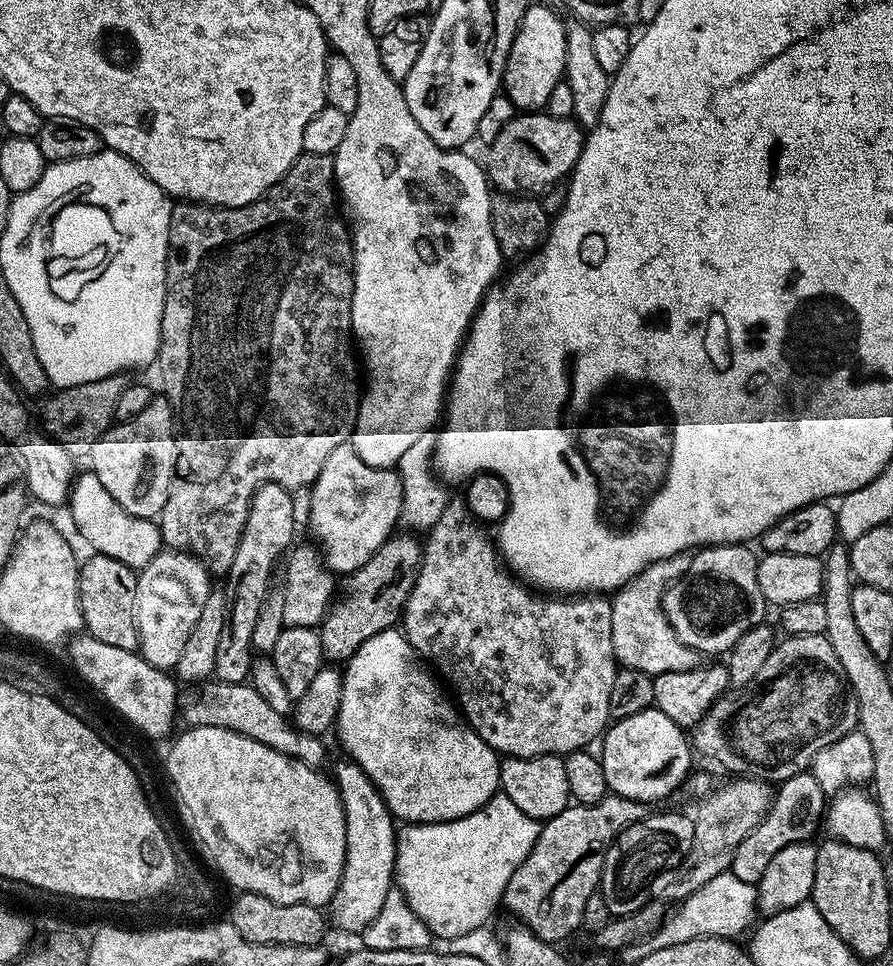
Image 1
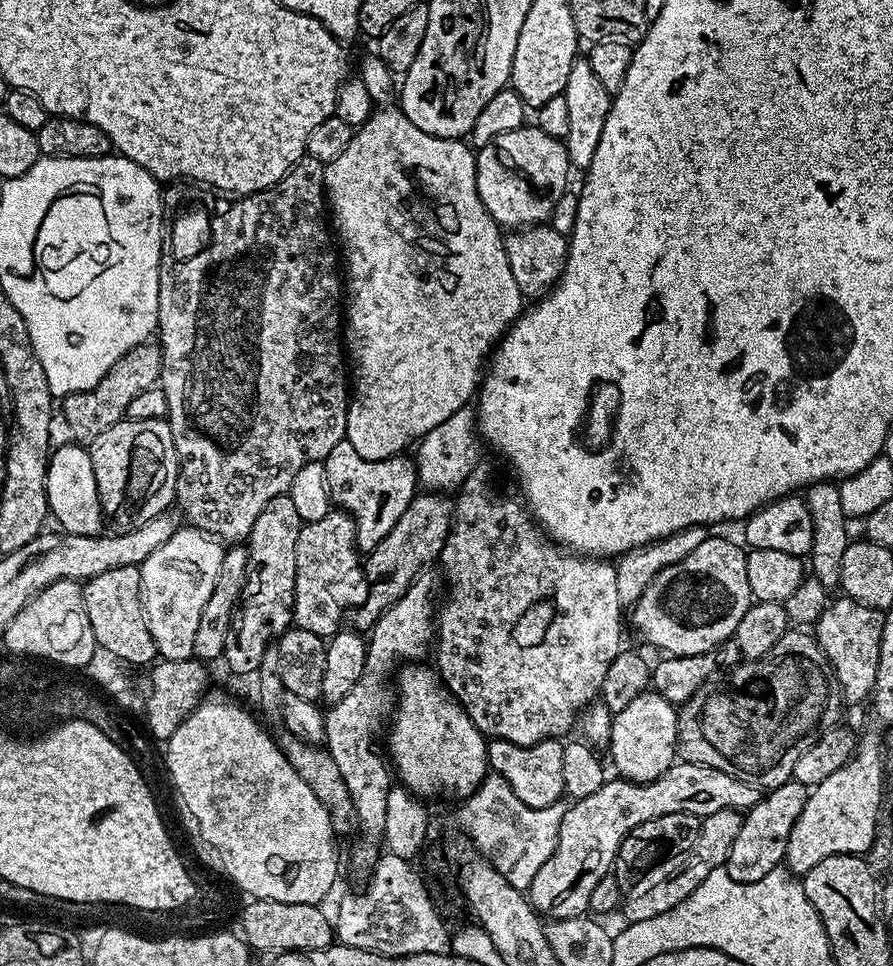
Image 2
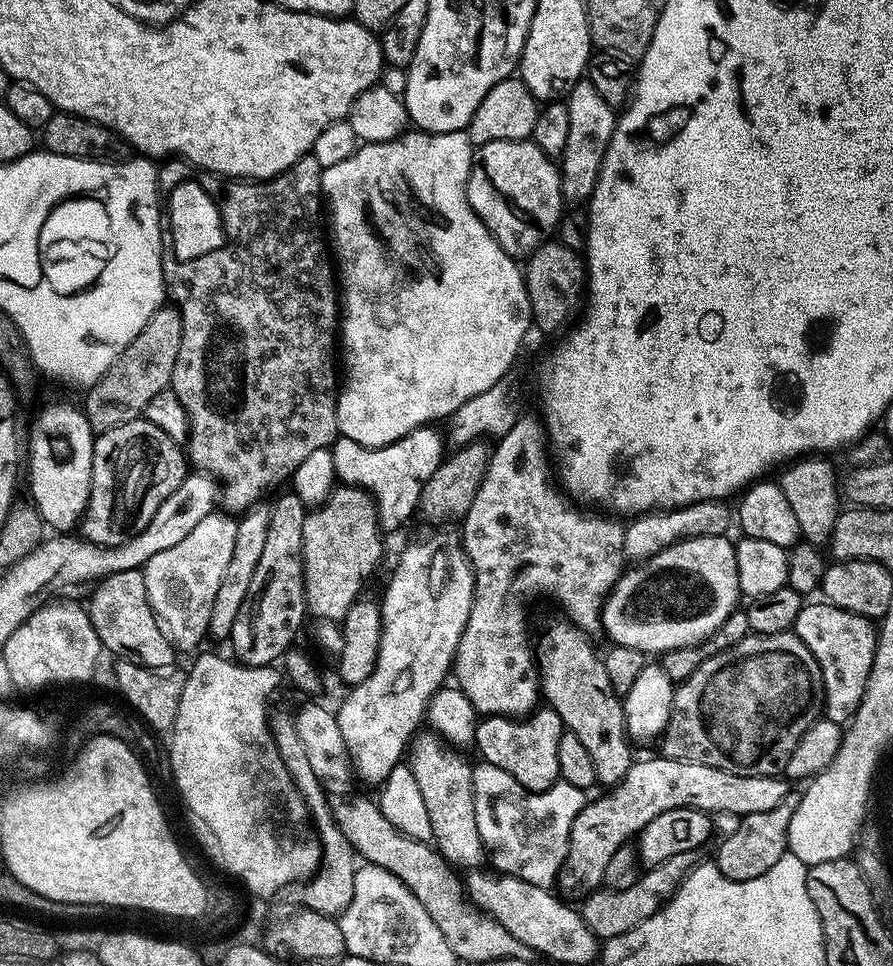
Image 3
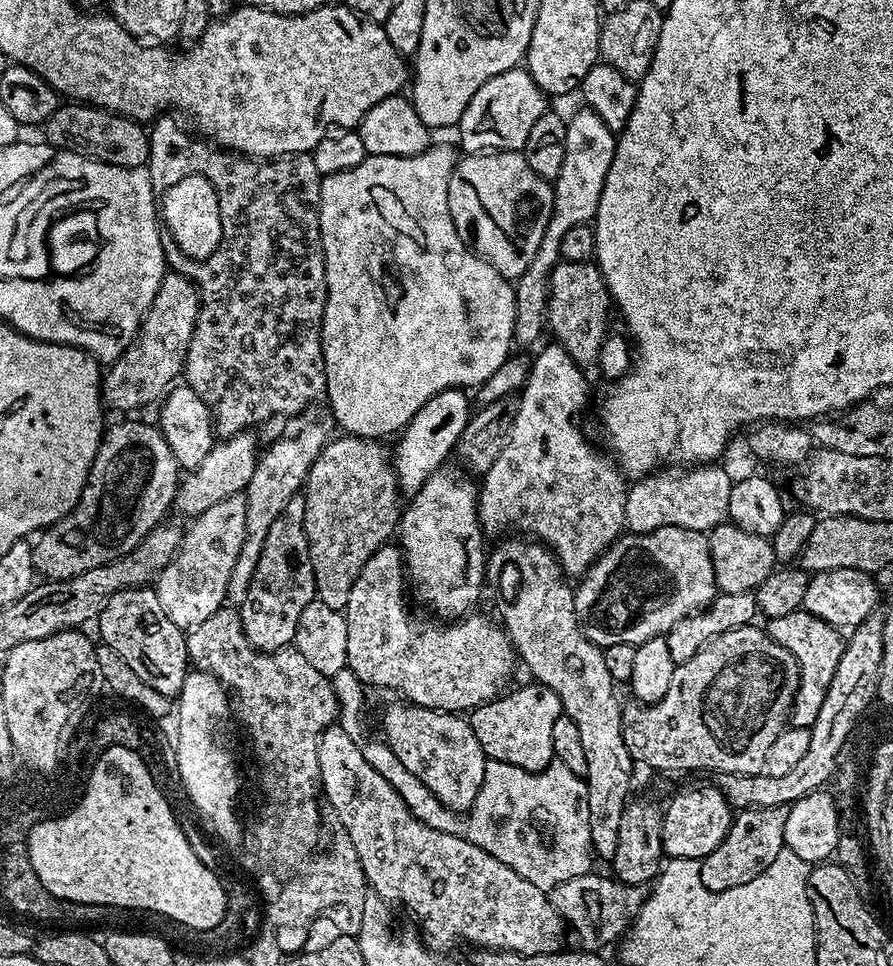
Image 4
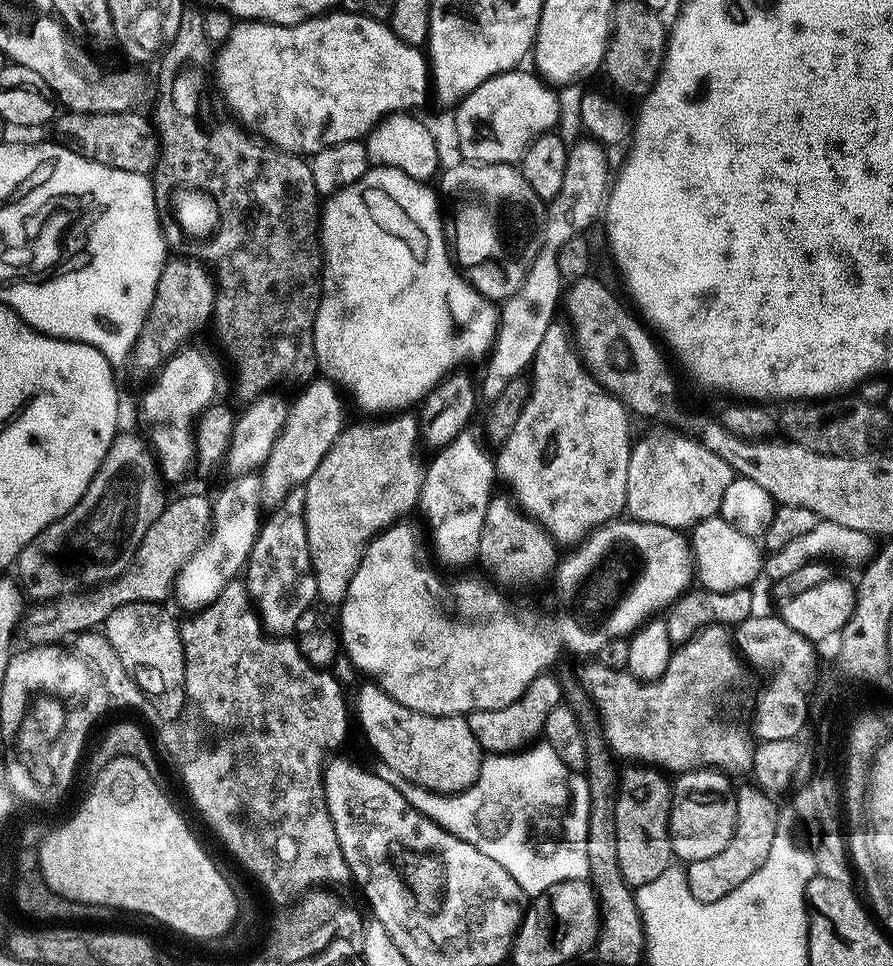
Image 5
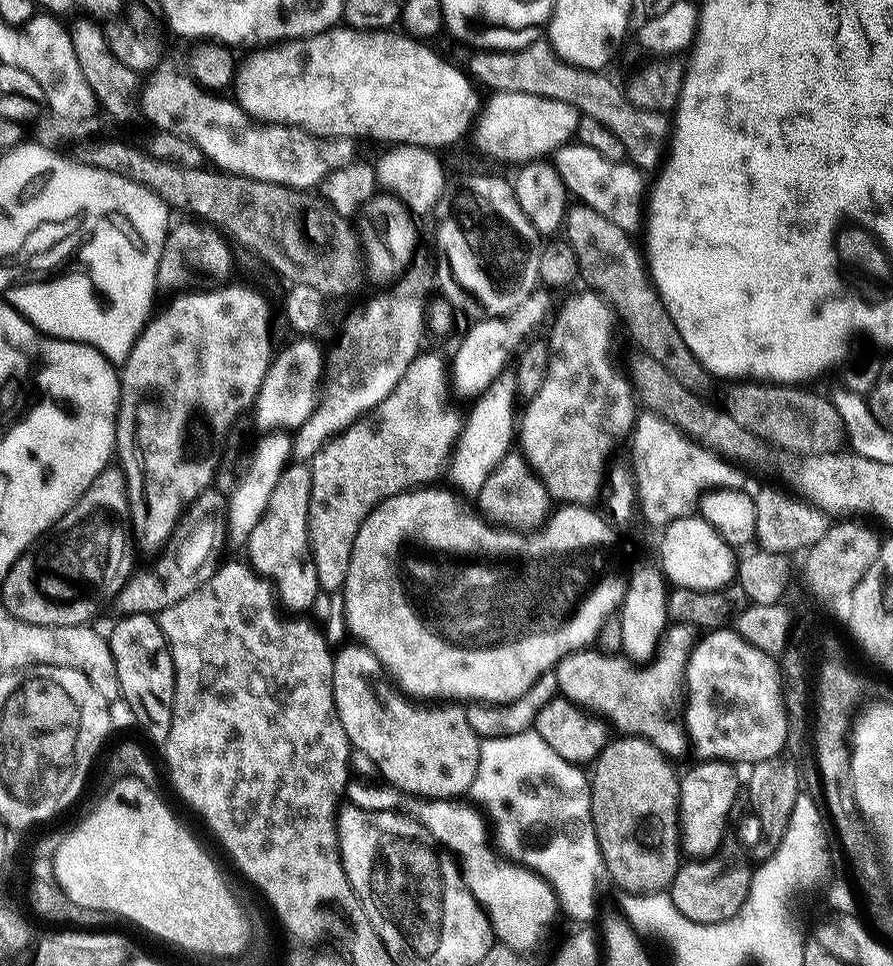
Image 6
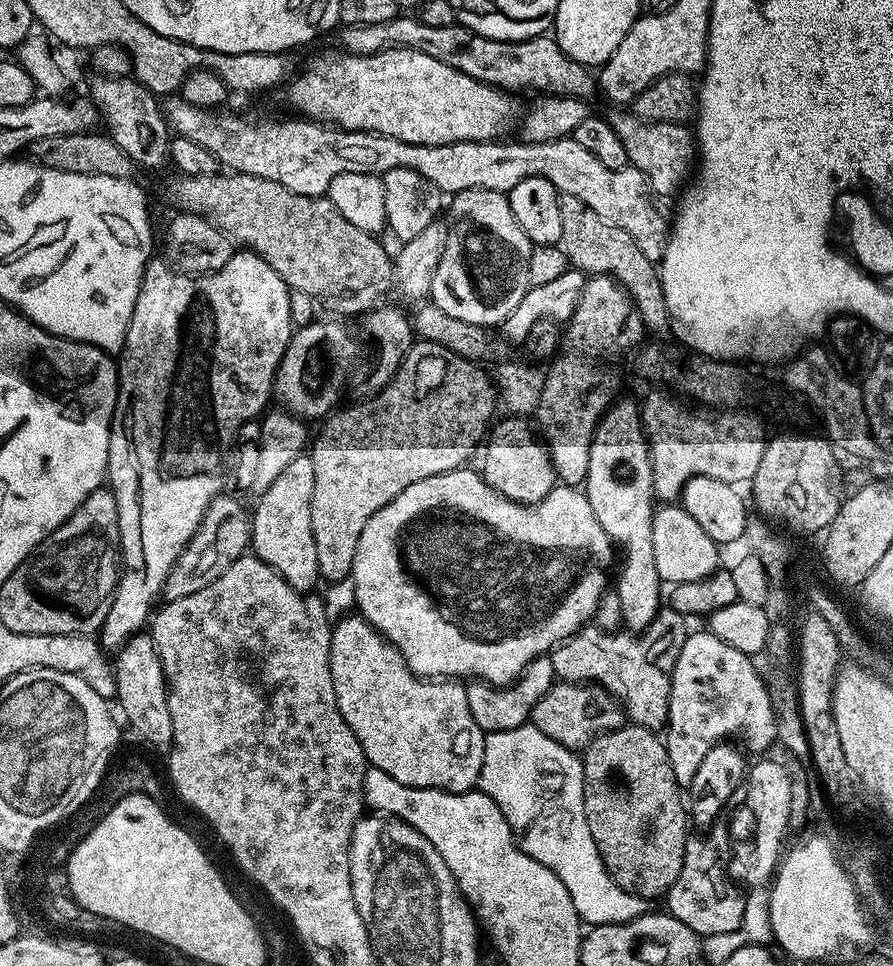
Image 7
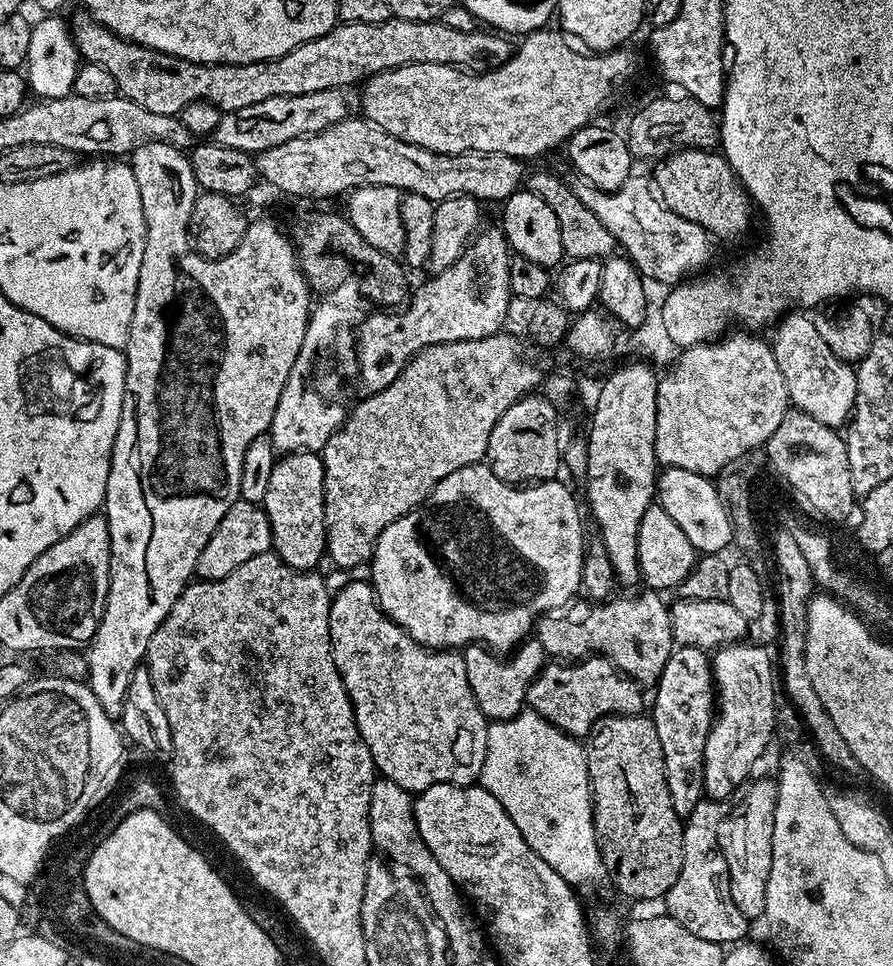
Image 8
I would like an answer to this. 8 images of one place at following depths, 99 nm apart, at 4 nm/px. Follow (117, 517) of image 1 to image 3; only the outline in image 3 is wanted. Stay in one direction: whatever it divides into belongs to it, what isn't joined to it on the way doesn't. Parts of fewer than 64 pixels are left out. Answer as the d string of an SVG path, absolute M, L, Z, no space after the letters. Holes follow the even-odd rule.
M52 404L40 412L28 436L28 468L36 472L36 485L28 488L45 525L52 530L72 530L88 504L92 481L94 433L83 411L72 404Z

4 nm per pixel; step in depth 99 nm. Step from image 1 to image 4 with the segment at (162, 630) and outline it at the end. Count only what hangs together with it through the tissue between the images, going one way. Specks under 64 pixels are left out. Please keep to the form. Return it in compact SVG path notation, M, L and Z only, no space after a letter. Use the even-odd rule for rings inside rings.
M231 496L229 500L218 502L218 506L210 506L210 510L189 524L192 525L183 533L180 551L154 581L156 597L162 602L162 610L166 610L166 618L185 630L202 626L210 614L225 607L227 582L246 534L245 497Z

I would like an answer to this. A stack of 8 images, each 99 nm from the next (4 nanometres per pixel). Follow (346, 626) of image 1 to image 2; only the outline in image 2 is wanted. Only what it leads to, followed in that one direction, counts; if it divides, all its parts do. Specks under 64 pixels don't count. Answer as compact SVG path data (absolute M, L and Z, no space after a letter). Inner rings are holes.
M421 491L406 506L402 518L394 522L394 530L374 546L374 550L367 553L363 561L364 576L368 579L368 597L364 604L351 609L351 627L355 631L367 633L378 622L381 614L391 604L398 602L402 594L413 584L417 576L425 571L432 563L435 565L440 559L440 551L444 549L446 538L452 532L452 517L454 515L454 504L448 496L439 491Z

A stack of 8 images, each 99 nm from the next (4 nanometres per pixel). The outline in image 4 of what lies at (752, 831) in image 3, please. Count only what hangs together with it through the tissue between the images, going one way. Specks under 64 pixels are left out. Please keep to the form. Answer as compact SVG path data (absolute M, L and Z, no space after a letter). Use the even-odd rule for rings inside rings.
M789 805L770 806L769 808L746 808L737 811L732 818L732 825L722 838L718 850L700 861L700 877L711 892L730 890L734 886L746 886L746 882L754 882L780 851L786 847L786 818Z

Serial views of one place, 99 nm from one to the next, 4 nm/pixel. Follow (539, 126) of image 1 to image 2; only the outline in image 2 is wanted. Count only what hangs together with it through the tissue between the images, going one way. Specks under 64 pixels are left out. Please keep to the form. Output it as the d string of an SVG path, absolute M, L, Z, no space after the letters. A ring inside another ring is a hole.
M525 124L519 127L518 130L510 130L505 134L500 134L497 138L479 147L476 157L476 185L478 186L479 197L482 198L483 205L486 206L487 212L495 218L496 223L504 228L529 227L534 224L545 223L551 219L554 204L561 197L564 191L567 191L568 174L572 172L572 167L569 162L568 151L565 148L563 139L557 136L546 134L544 130L535 124Z

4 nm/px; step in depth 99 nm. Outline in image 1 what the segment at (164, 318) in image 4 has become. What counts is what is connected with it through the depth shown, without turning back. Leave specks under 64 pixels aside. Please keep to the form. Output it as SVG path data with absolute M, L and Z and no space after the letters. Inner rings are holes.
M117 374L98 378L98 382L82 382L82 386L70 386L53 391L43 401L45 402L43 431L51 439L57 440L72 457L87 457L94 442L98 442L104 433L113 427L118 398L122 396L122 390L126 390L129 382L127 375Z

